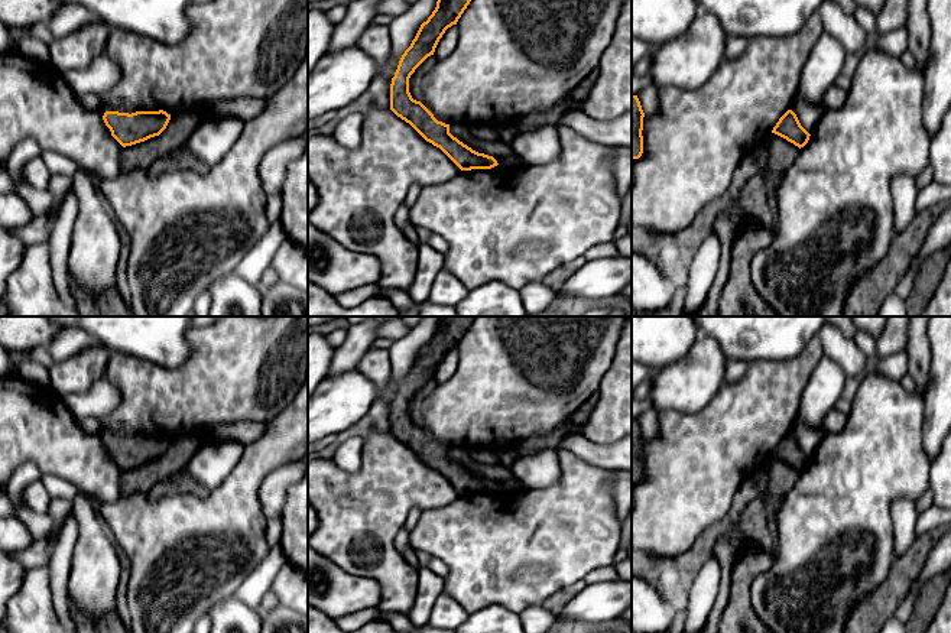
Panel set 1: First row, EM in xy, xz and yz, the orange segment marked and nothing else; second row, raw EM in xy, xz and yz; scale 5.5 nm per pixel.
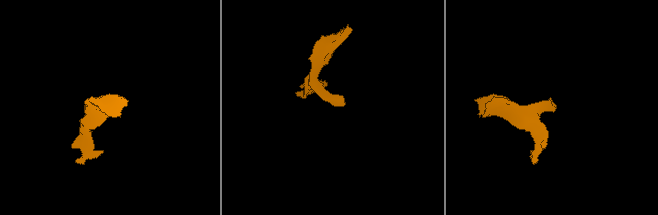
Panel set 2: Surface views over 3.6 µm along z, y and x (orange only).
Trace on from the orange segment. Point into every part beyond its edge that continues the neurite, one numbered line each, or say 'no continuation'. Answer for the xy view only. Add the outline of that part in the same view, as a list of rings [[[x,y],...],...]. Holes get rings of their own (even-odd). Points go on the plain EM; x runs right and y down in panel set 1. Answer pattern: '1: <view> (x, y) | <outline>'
no continuation

